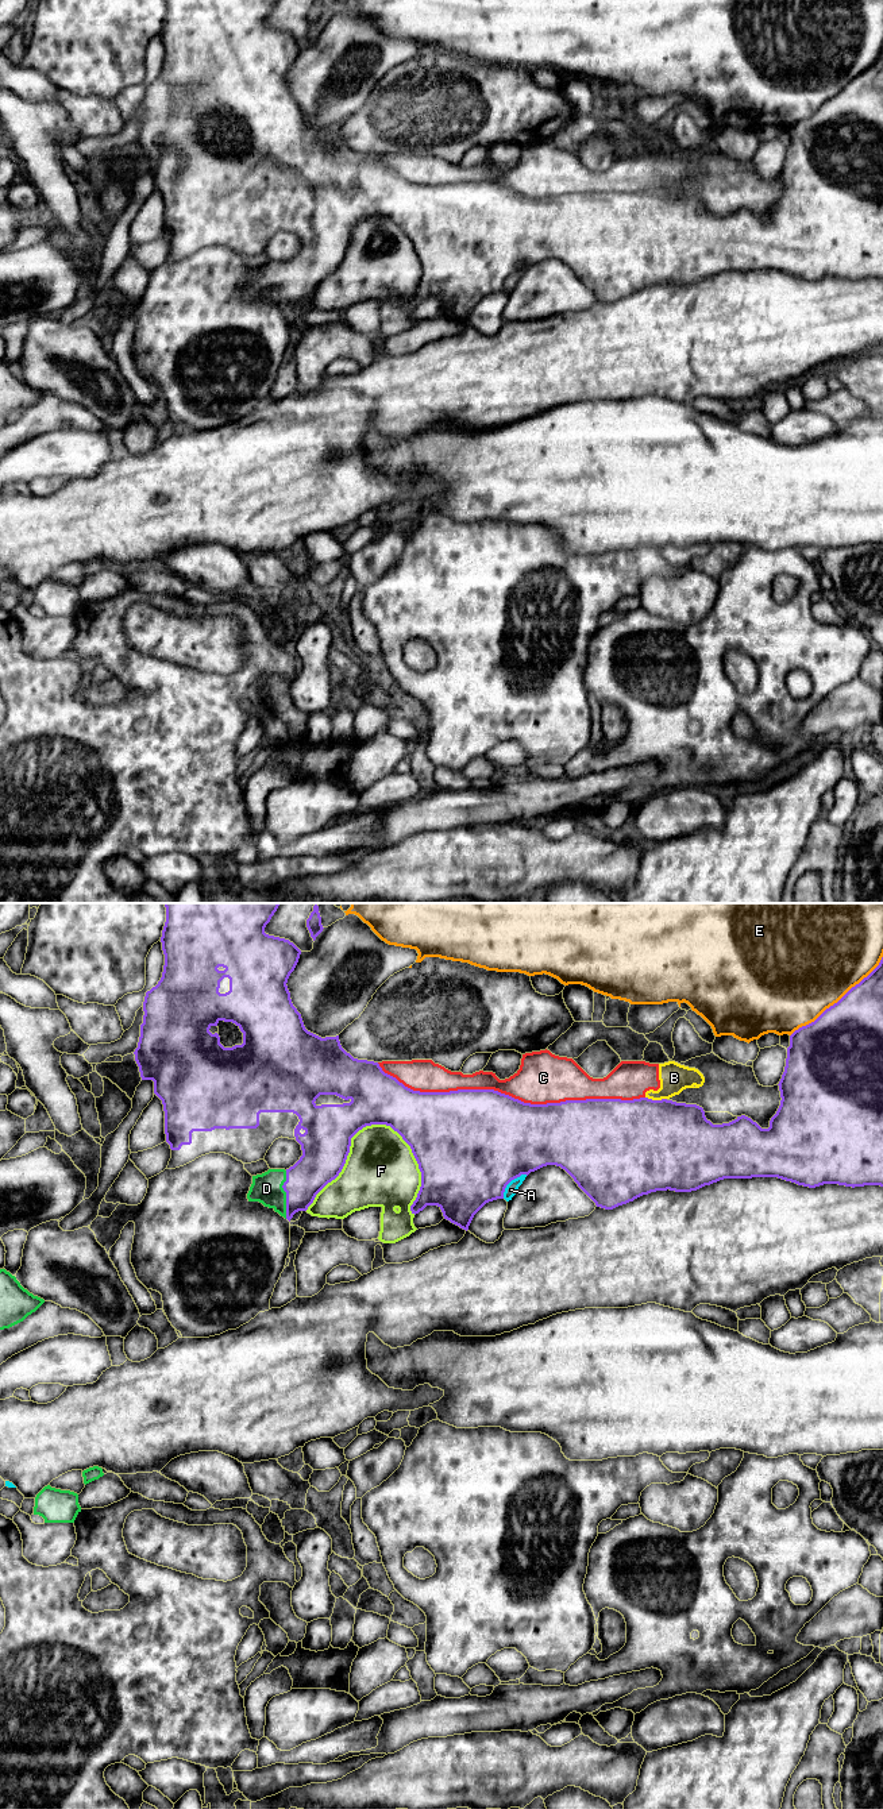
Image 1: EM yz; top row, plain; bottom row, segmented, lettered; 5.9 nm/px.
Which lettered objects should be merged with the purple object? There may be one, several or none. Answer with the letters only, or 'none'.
D

